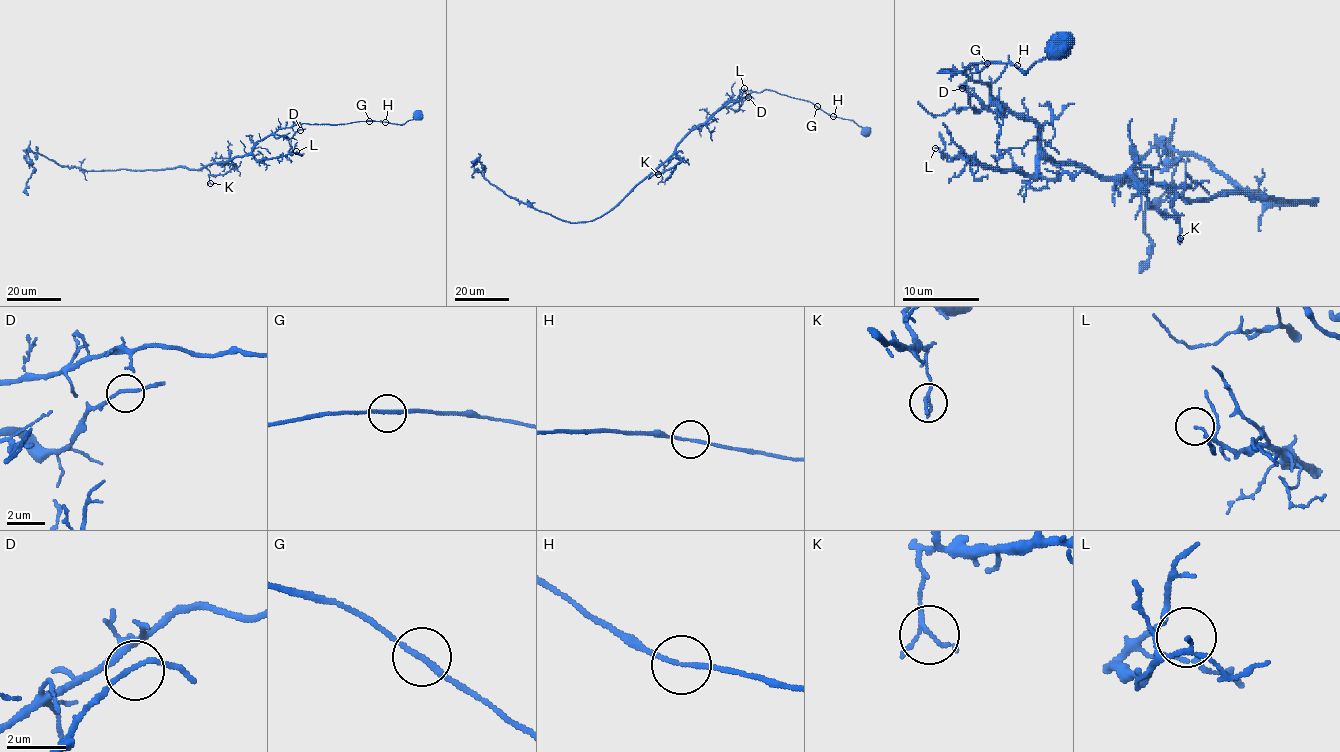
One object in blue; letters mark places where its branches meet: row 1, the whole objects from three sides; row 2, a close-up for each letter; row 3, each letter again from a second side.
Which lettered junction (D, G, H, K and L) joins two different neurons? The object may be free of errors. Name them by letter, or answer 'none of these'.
none of these

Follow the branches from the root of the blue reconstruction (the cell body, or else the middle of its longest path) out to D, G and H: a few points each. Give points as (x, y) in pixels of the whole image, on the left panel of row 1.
D: (418, 115), (402, 124), (380, 121), (302, 123), (281, 128), (275, 133), (291, 138), (300, 130)
G: (418, 115), (402, 124), (369, 121)
H: (418, 115), (402, 124), (385, 122)

